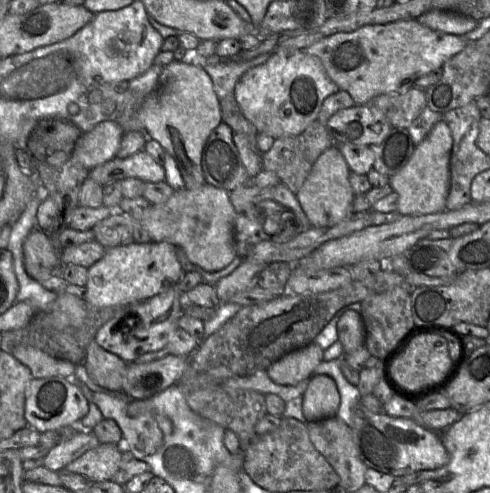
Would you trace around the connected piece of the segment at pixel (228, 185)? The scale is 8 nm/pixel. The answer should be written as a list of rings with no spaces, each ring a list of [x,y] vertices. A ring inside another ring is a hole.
[[[224,122],[207,138],[202,151],[201,166],[205,183],[229,192],[250,183],[250,176],[233,141],[233,131]]]

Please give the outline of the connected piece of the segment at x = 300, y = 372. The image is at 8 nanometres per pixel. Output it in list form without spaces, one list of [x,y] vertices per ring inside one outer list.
[[[315,342],[294,350],[274,362],[267,370],[276,384],[296,386],[310,376],[323,361],[324,350]]]

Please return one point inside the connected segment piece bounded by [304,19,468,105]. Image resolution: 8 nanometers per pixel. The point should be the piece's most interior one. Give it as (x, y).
(377, 59)

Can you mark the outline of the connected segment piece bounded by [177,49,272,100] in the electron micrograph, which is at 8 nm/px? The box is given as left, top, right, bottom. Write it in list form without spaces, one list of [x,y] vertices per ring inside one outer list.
[[[195,49],[187,50],[187,55],[177,62],[202,67],[211,77],[217,97],[222,100],[234,94],[237,82],[246,71],[265,63],[271,54],[265,53],[251,60],[232,60],[218,55],[205,57]]]

